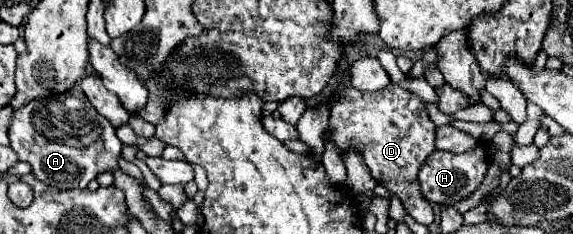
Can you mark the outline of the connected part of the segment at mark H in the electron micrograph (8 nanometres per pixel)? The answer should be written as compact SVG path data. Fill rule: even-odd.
M478 140L476 148L470 152L464 152L464 154L454 154L454 152L446 152L446 150L432 152L426 158L426 162L422 164L422 168L418 172L418 180L420 180L422 196L426 200L450 206L462 198L466 198L468 194L472 194L482 184L482 180L486 178L486 172L488 172L486 148L484 148L484 142Z

